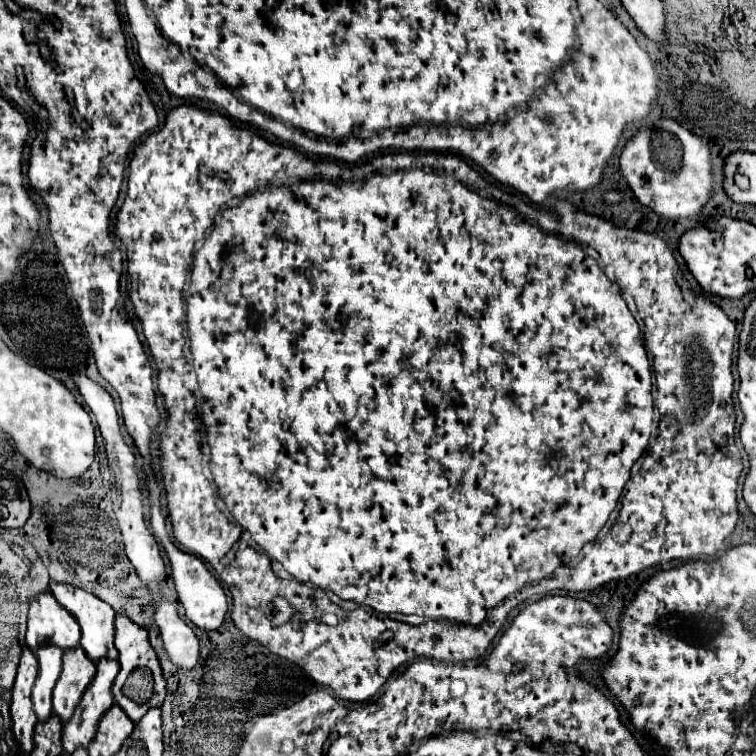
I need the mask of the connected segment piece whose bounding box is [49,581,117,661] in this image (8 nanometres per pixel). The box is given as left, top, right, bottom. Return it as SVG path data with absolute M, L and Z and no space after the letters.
M49 581L49 591L55 595L55 599L77 619L81 625L81 645L87 651L87 655L93 661L99 661L103 657L107 659L117 659L117 649L113 645L113 633L115 633L115 611L111 605L95 597L93 593L73 587L73 585L63 585L57 581Z

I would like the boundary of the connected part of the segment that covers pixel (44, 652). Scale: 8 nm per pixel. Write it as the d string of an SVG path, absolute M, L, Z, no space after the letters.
M43 645L43 649L35 651L39 661L39 675L33 685L33 709L39 721L45 721L51 713L51 693L61 675L61 657L63 649L57 645Z

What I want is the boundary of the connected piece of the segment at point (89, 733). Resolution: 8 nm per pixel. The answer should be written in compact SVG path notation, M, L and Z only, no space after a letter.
M99 661L97 675L91 685L87 685L87 693L83 693L83 701L79 701L79 709L75 709L75 717L67 721L63 727L63 749L73 753L75 747L87 747L97 733L97 723L107 709L113 707L111 685L119 673L117 661Z

